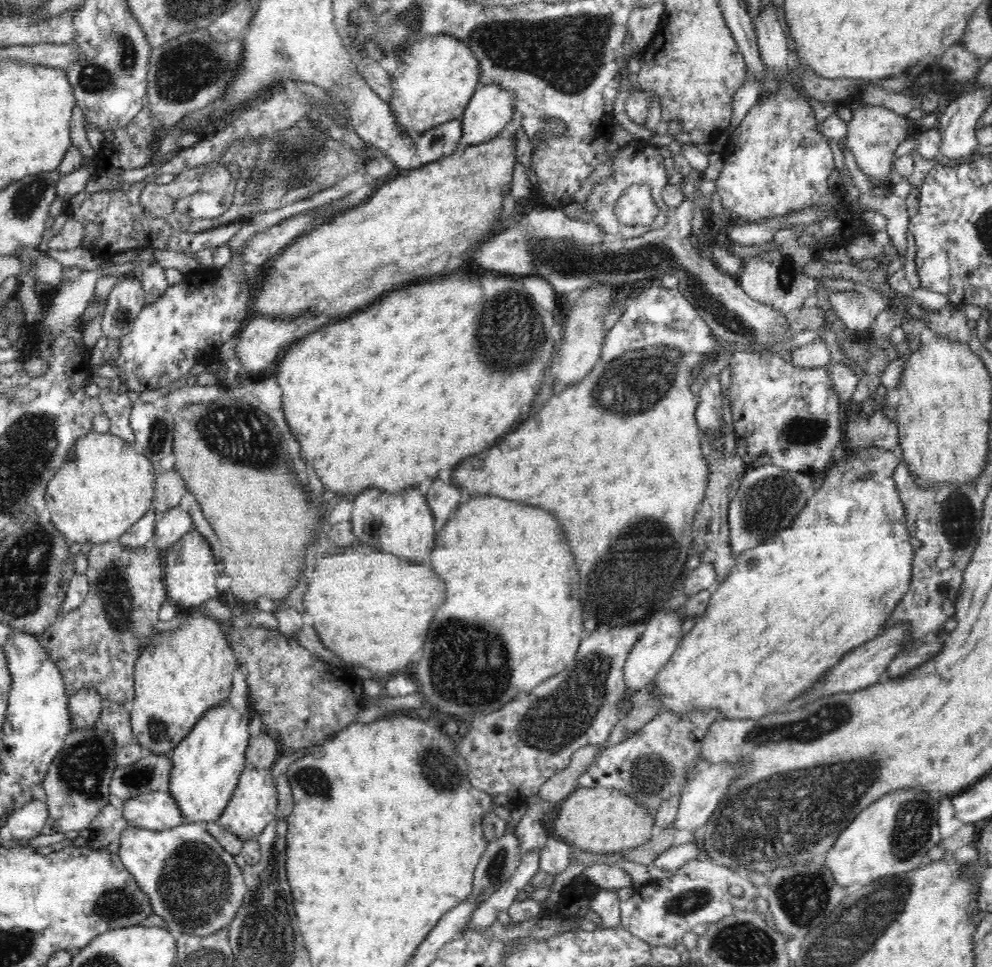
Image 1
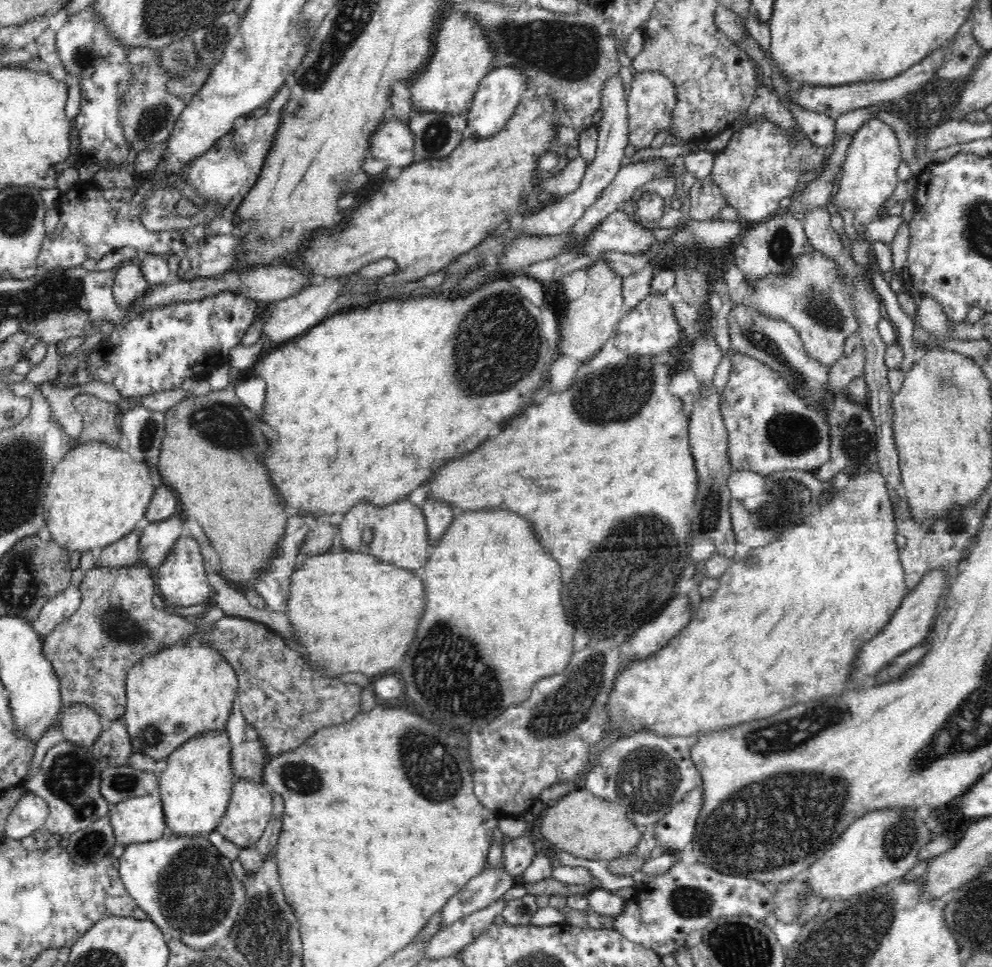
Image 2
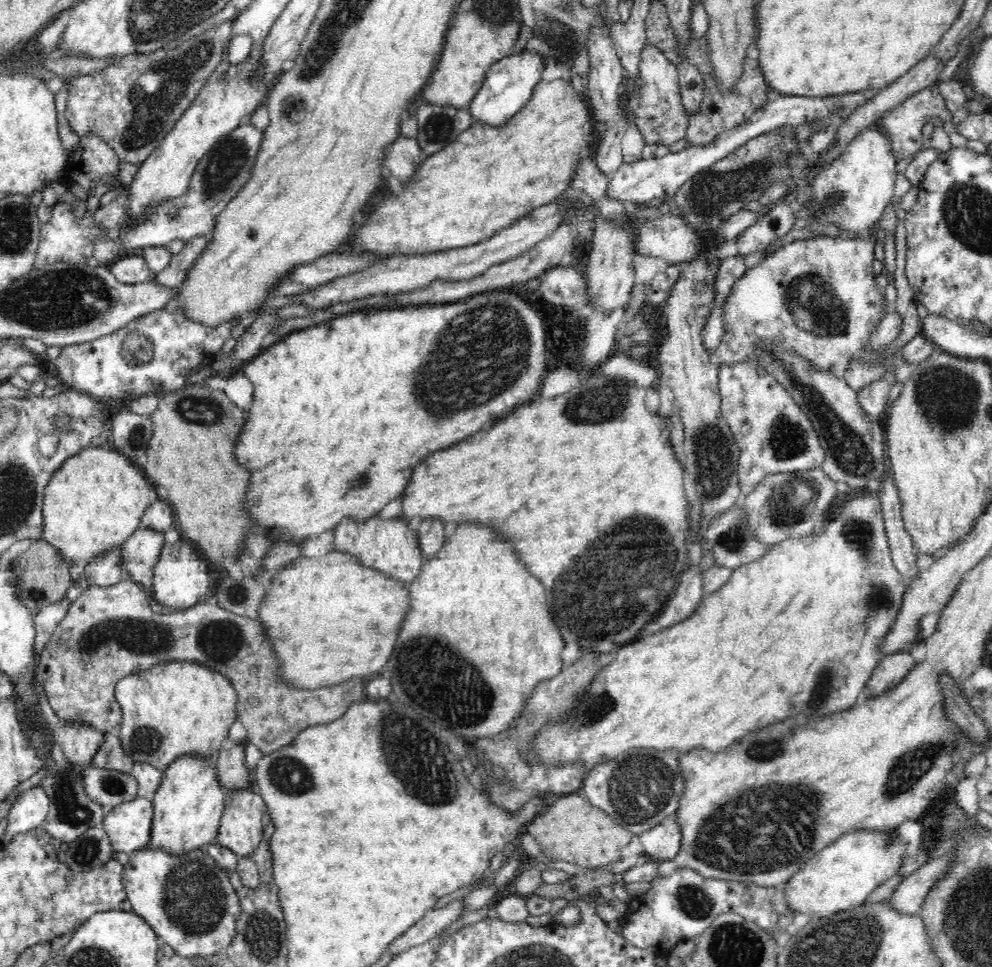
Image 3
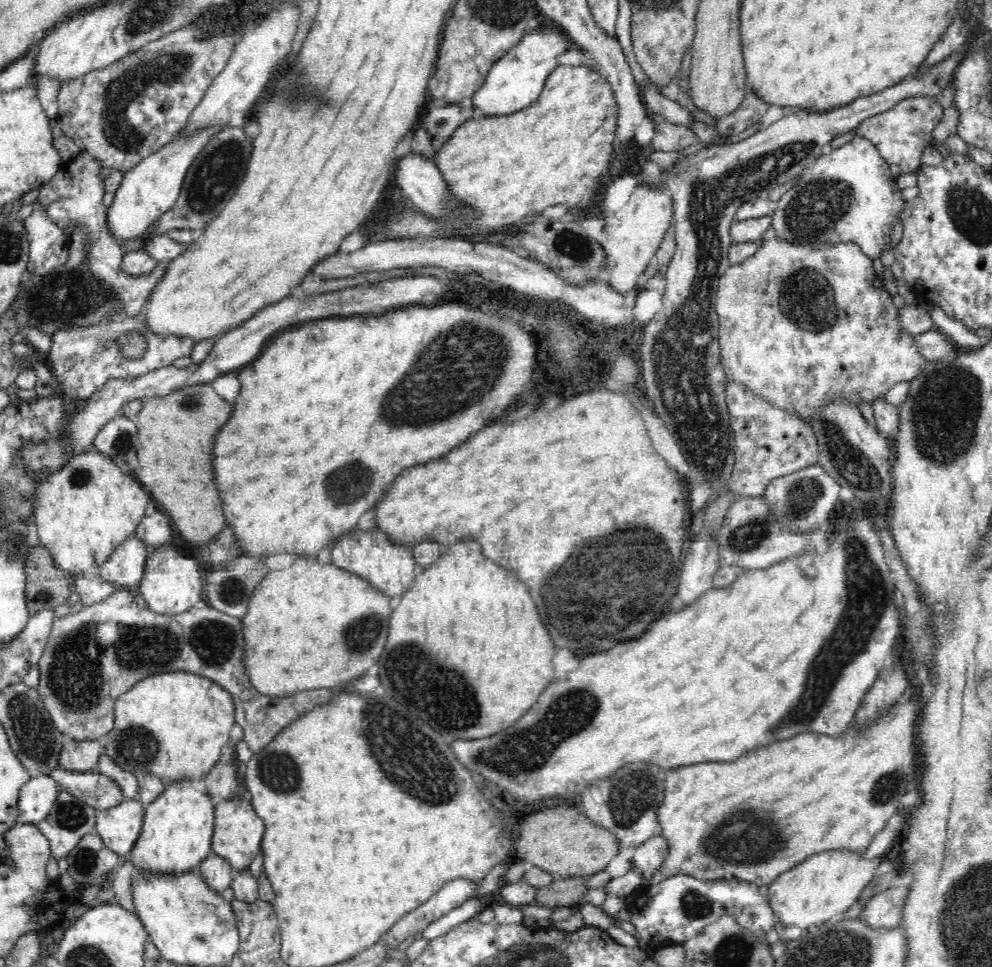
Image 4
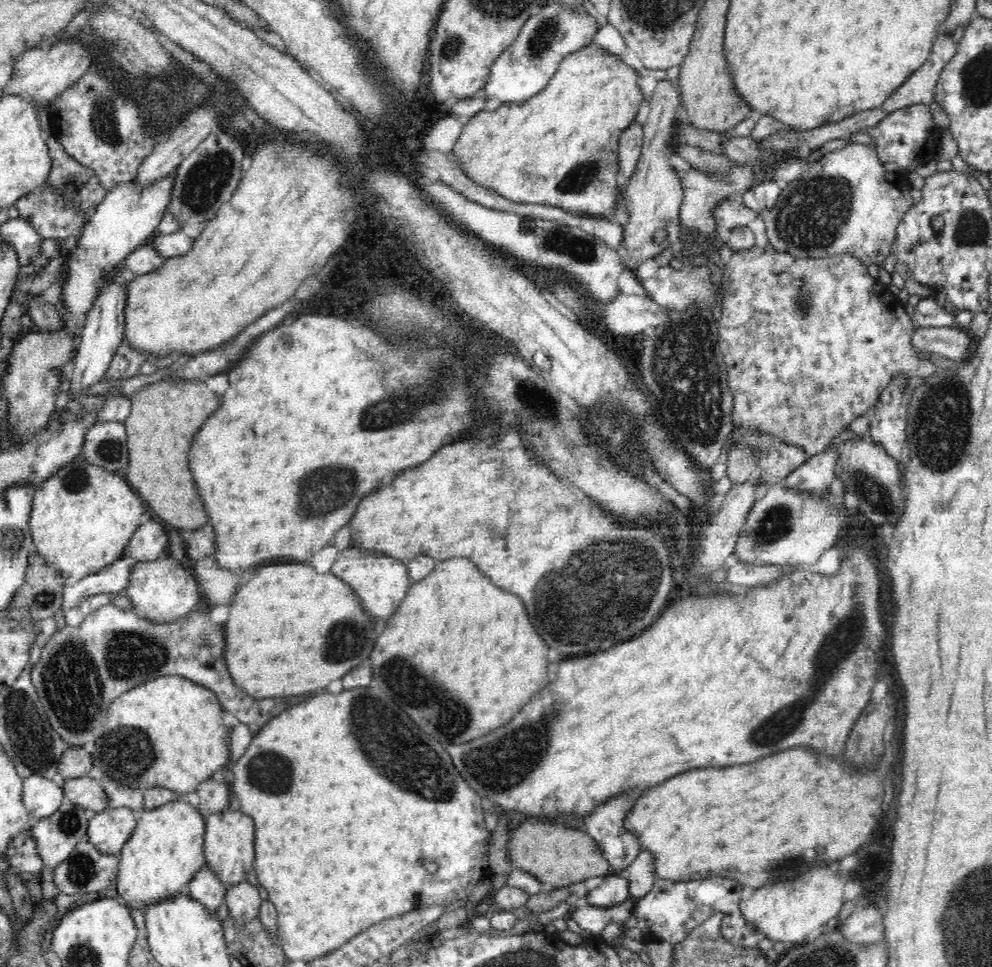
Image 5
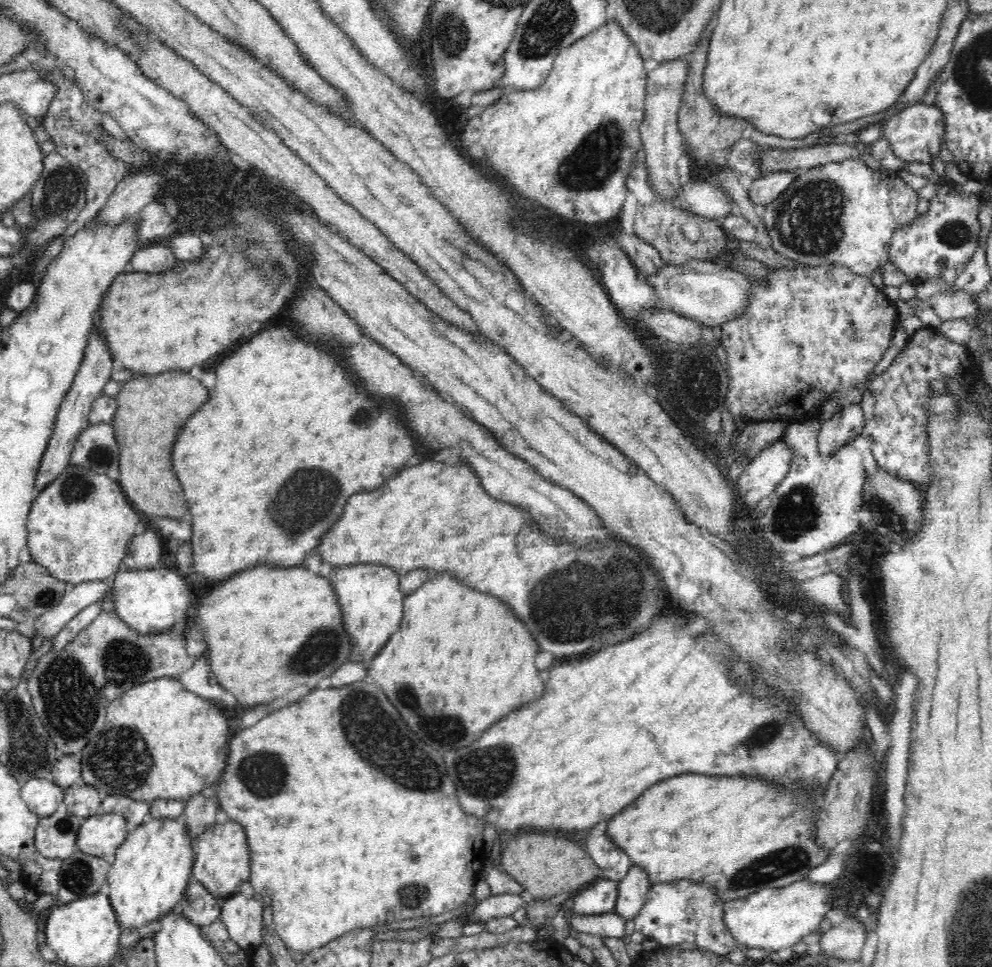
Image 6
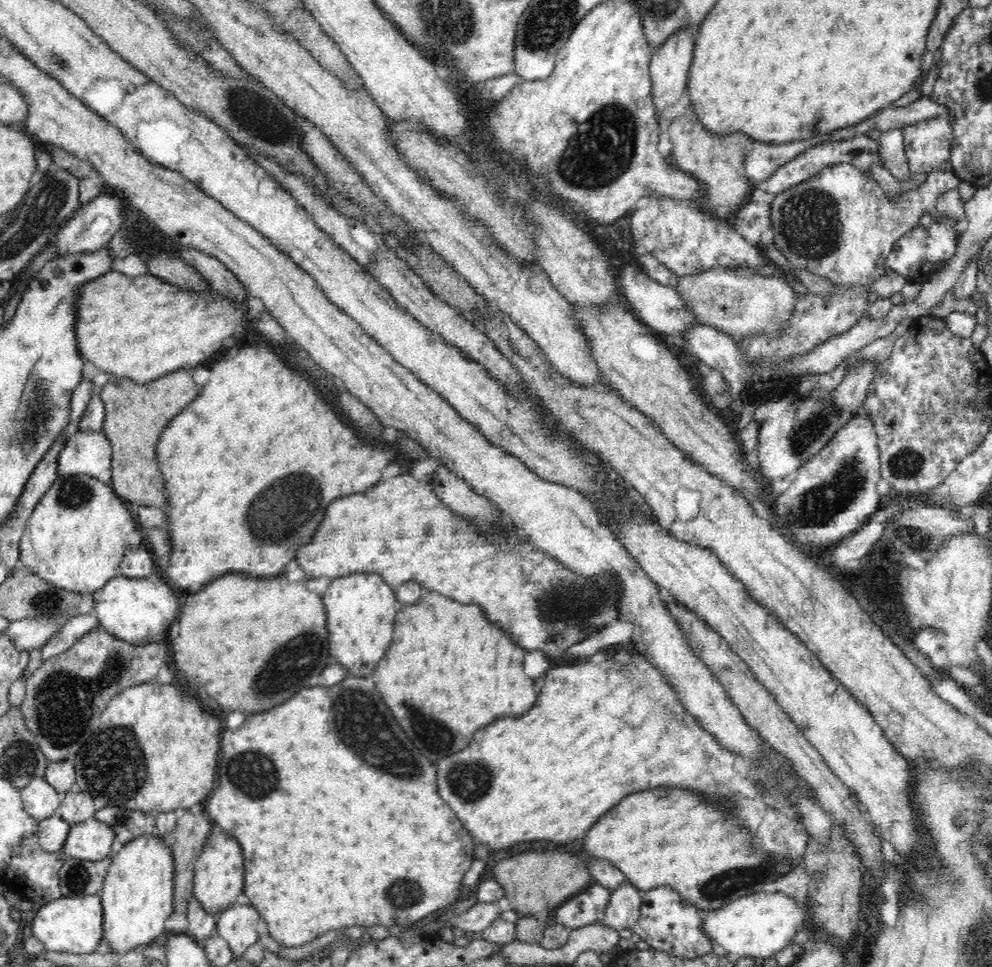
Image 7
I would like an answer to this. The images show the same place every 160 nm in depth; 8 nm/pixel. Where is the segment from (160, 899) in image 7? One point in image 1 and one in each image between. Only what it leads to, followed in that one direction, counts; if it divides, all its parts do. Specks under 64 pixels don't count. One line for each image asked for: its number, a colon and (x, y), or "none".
1: (208, 762)
2: (196, 785)
3: (188, 806)
4: (178, 827)
5: (166, 849)
6: (149, 875)

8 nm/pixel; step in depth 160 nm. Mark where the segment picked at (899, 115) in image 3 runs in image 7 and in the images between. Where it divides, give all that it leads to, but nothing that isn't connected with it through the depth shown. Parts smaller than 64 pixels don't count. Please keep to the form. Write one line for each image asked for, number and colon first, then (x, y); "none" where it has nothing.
4: (901, 133)
5: (907, 136)
6: (916, 133)
7: (928, 143)

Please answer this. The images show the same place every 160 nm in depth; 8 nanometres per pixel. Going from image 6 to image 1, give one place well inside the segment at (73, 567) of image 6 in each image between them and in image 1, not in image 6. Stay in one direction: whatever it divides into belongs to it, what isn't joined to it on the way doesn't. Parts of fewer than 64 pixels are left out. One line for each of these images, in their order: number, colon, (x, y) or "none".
1: (106, 485)
2: (97, 494)
3: (94, 502)
4: (85, 510)
5: (82, 519)

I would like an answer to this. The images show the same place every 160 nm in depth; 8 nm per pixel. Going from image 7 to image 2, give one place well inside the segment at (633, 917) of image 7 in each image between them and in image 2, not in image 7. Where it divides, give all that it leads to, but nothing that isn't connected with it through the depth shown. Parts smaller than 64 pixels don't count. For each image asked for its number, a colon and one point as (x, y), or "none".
2: (677, 828)
3: (662, 842)
4: (651, 854)
5: (642, 872)
6: (632, 890)

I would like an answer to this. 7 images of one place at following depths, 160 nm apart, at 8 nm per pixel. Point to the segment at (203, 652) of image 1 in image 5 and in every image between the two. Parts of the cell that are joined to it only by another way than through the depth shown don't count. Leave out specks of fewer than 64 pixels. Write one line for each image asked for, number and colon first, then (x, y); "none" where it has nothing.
2: (182, 690)
3: (180, 706)
4: (175, 724)
5: (173, 732)

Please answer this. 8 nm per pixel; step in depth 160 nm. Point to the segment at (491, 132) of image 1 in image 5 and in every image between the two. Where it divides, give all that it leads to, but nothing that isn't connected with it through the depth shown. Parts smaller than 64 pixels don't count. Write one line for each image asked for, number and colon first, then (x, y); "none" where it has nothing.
2: (500, 92)
3: (509, 83)
4: (515, 81)
5: (527, 66)

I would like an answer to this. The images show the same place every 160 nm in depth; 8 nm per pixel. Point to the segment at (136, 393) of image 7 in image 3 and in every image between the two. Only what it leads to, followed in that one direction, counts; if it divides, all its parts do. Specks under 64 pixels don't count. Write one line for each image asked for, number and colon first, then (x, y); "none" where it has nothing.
3: (192, 464)
4: (178, 431)
5: (166, 415)
6: (152, 409)

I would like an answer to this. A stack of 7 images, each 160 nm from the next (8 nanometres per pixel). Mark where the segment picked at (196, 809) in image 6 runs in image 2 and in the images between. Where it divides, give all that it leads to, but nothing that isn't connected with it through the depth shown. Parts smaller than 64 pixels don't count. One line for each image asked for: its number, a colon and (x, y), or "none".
2: (250, 757)
3: (233, 772)
4: (222, 782)
5: (213, 796)

